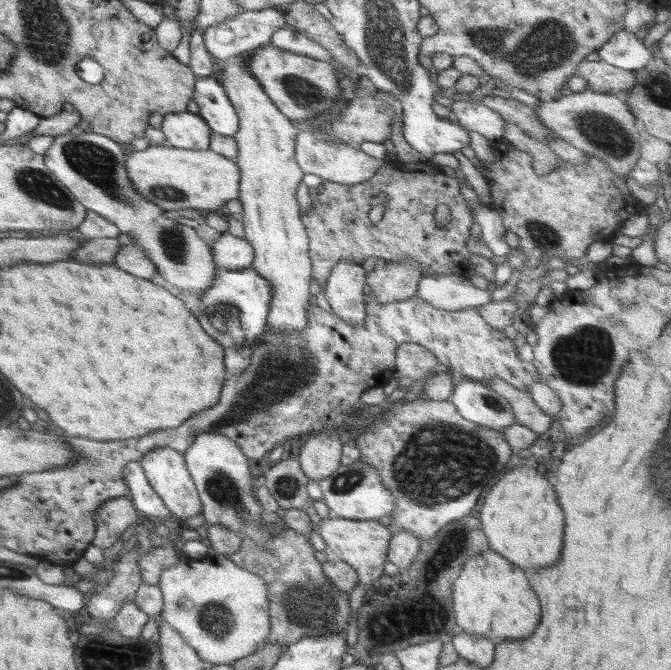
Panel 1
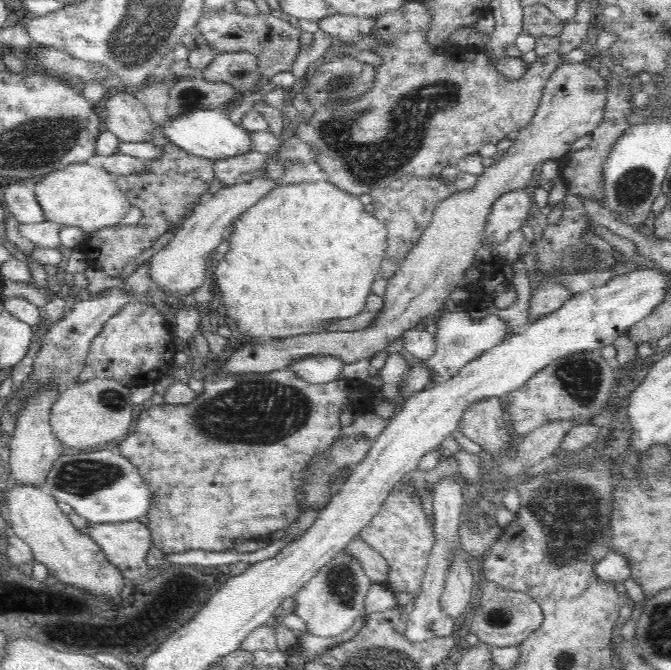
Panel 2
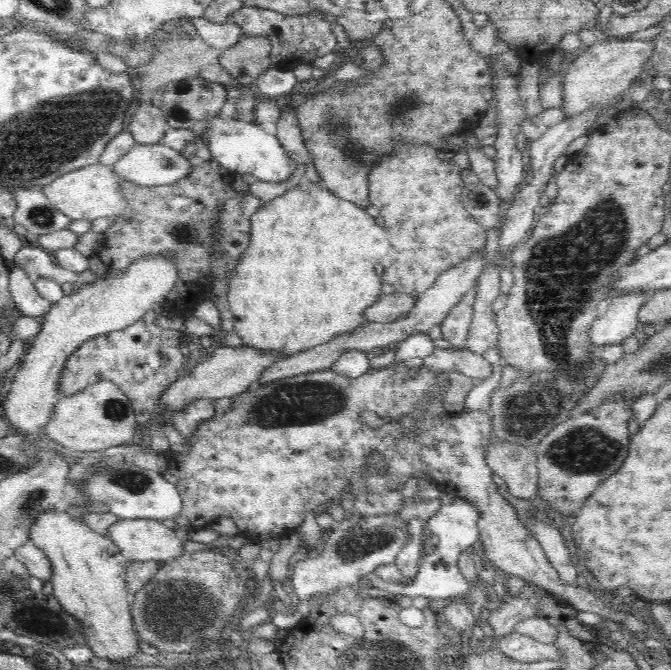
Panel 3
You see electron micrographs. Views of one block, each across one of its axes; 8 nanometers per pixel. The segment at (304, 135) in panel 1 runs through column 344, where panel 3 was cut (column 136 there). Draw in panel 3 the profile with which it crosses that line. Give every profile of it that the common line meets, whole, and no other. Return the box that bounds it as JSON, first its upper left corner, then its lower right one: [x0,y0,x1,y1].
[113,143,191,186]

